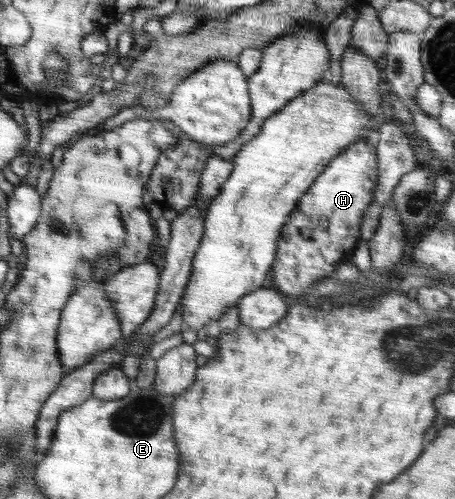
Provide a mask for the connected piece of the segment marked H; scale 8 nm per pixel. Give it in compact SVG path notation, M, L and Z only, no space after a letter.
M361 139L347 145L337 157L329 161L327 168L299 199L292 210L291 217L283 225L284 228L277 243L275 261L267 277L269 286L277 288L279 292L285 294L285 297L301 297L315 282L333 275L338 264L352 256L359 242L363 213L373 203L373 193L379 180L379 169L375 145Z

